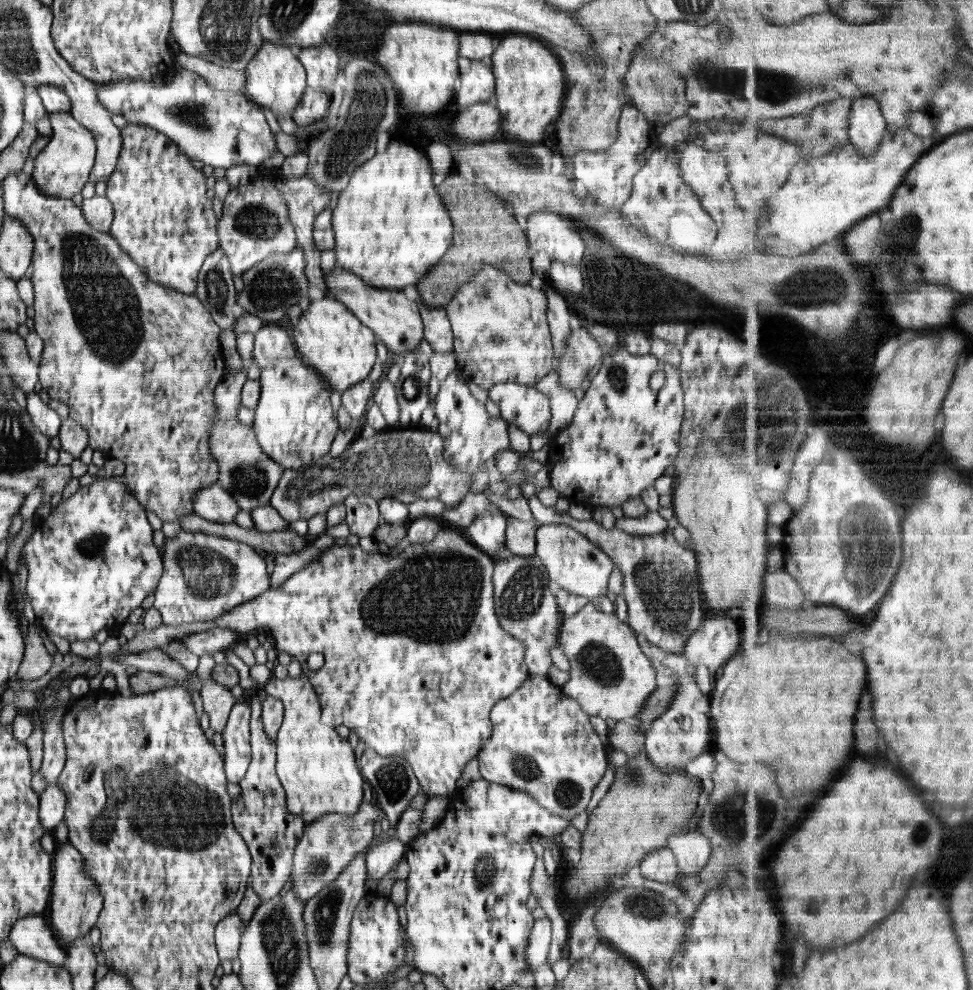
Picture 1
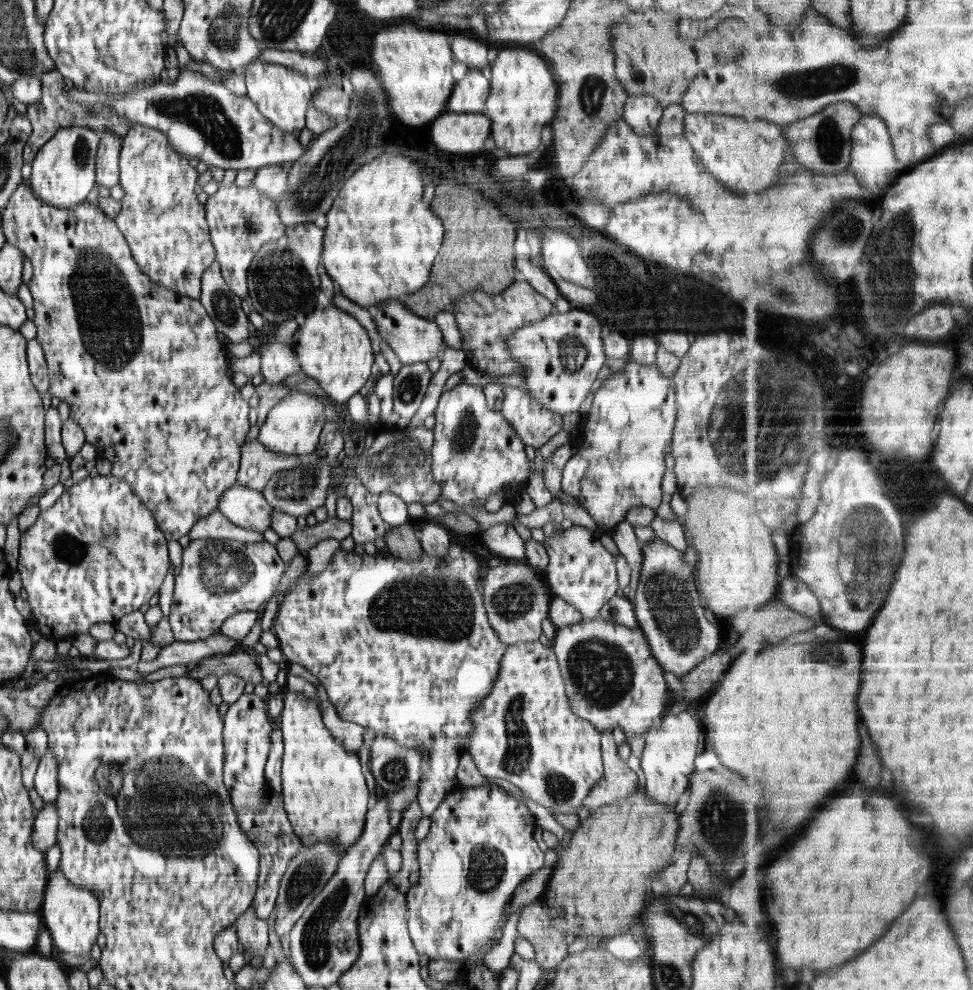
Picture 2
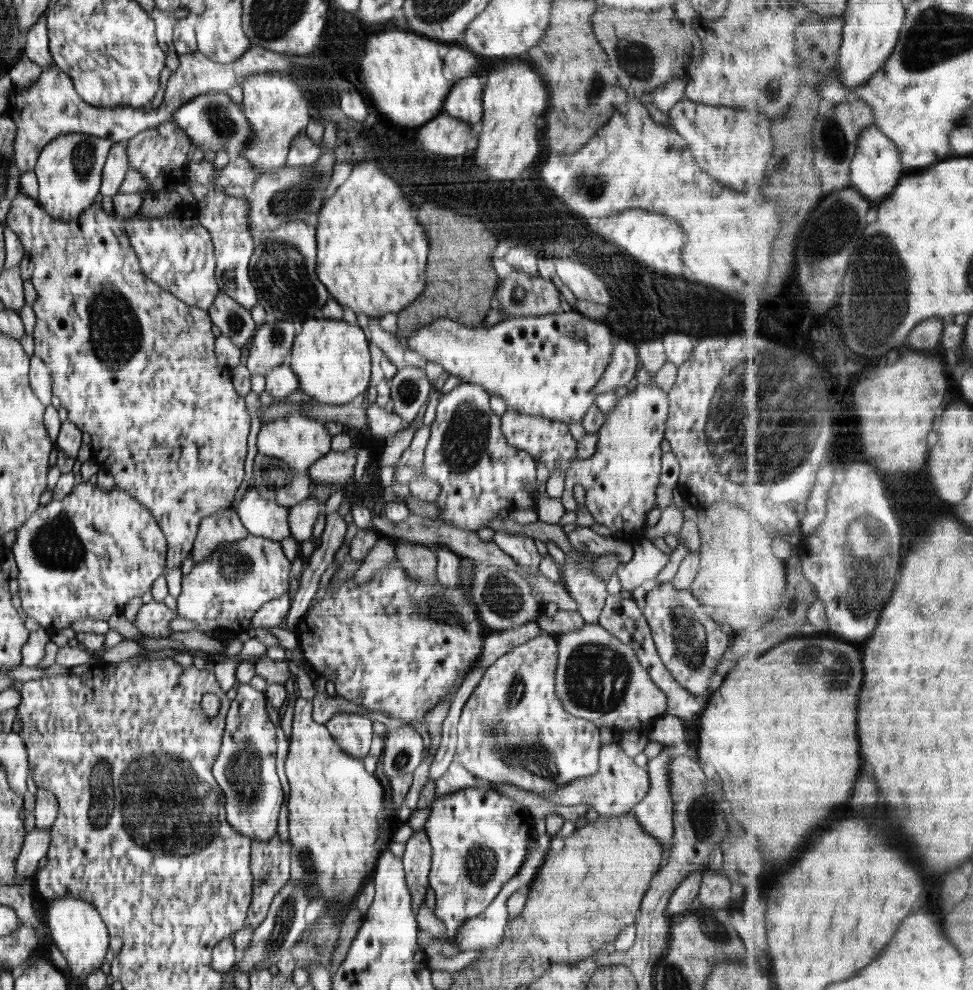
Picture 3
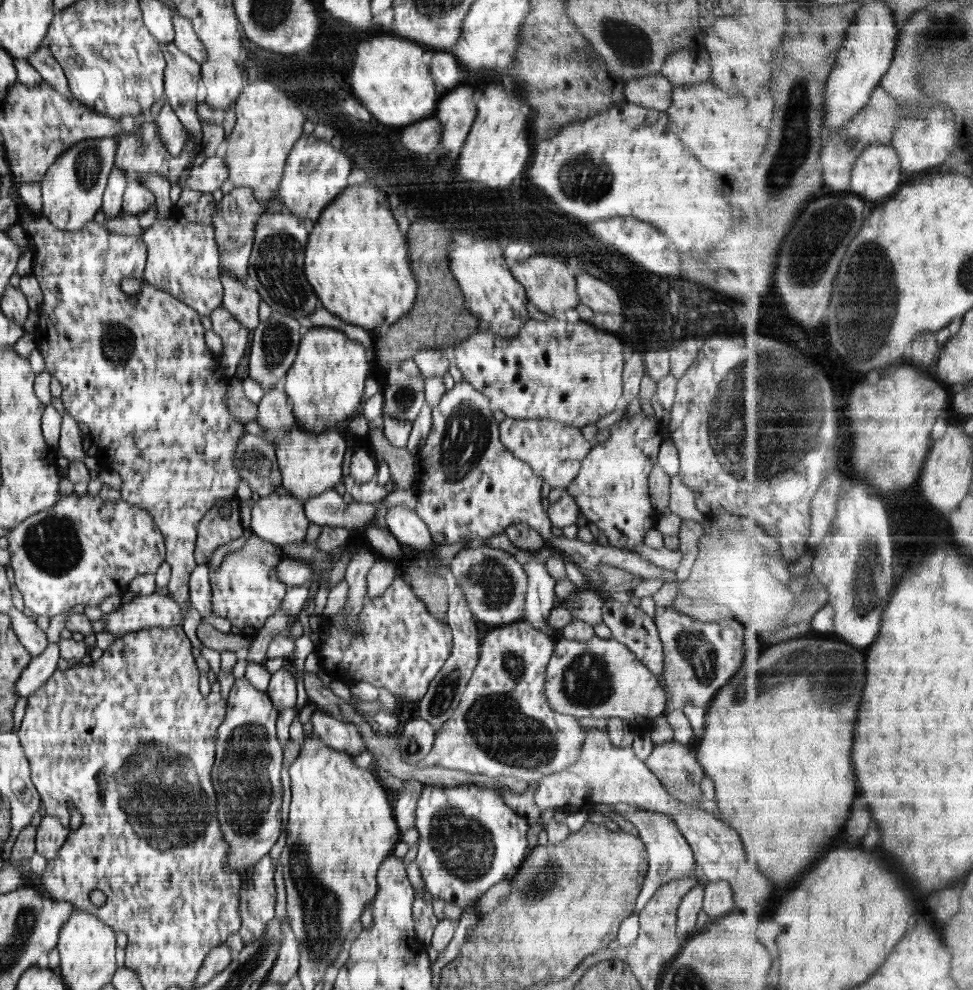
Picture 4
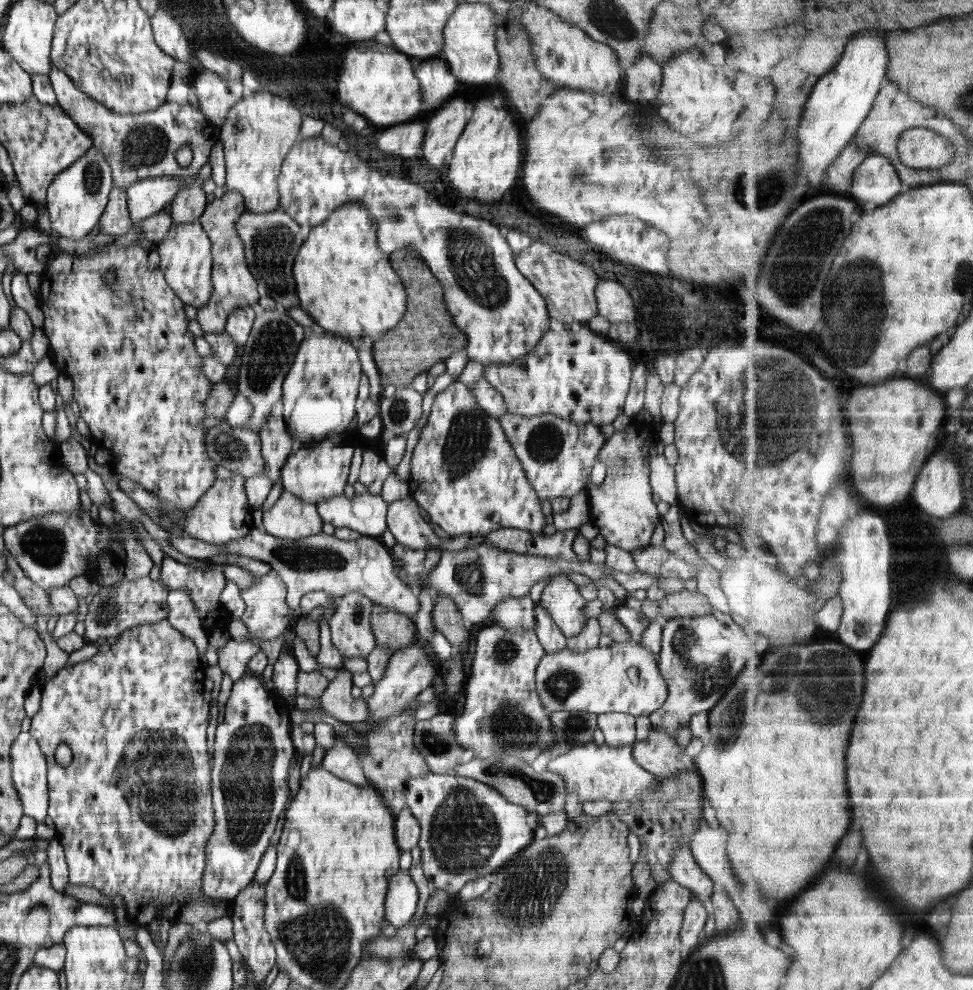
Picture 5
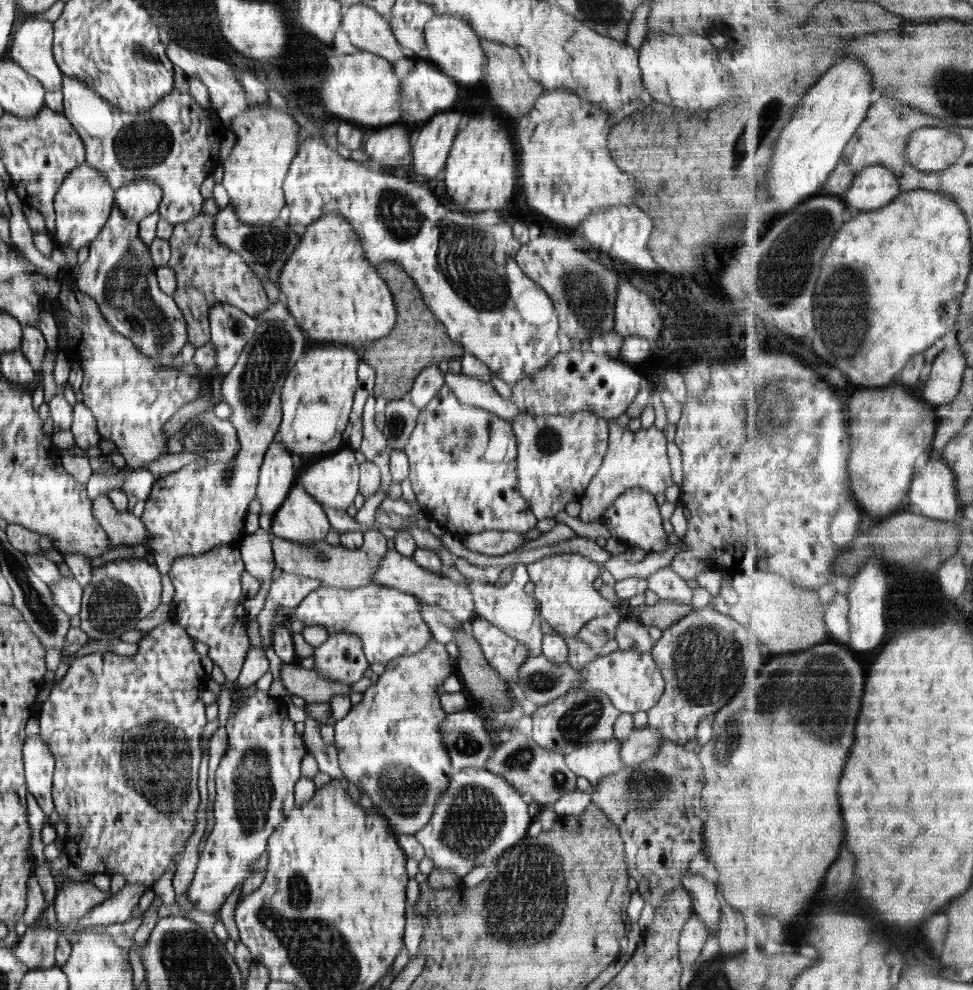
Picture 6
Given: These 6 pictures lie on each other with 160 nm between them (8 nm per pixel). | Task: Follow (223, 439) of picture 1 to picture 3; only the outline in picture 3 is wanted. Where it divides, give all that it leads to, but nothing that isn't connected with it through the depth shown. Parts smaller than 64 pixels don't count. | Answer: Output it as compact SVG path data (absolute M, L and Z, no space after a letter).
M357 450L330 451L316 460L309 468L310 480L316 483L338 485L342 490L350 488L354 479Z

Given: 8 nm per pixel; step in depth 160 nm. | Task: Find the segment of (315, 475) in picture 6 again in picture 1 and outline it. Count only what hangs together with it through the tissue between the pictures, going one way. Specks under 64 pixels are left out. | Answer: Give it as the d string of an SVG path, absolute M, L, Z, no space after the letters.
M300 356L270 362L262 368L261 372L260 398L254 416L253 429L264 454L285 469L300 468L328 455L336 432L341 430L336 420L337 416L334 416L334 410L332 410L328 385L313 369L303 363Z

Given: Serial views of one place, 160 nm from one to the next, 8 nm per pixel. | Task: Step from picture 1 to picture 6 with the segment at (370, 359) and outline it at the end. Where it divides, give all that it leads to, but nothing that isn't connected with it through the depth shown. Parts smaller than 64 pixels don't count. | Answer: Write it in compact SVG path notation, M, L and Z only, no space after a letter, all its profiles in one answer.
M312 346L304 352L304 356L296 362L288 374L281 391L282 422L276 433L276 440L291 454L298 454L304 464L316 457L327 456L339 449L342 432L349 423L352 411L354 392L359 387L357 380L358 365L362 362L361 352L352 350L351 346Z

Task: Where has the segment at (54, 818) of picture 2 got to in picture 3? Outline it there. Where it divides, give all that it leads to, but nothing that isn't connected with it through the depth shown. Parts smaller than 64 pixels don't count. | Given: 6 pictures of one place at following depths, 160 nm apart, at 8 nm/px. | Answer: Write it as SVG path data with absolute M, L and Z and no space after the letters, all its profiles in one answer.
M38 830L30 832L25 836L20 855L16 857L17 877L20 880L31 878L38 871L40 860L46 857L50 847L51 832L48 830Z

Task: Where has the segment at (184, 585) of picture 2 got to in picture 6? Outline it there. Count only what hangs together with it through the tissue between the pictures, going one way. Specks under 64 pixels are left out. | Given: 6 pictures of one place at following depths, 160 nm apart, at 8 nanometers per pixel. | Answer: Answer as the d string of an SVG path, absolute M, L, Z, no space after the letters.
M283 573L269 586L262 610L255 617L258 619L260 636L266 646L273 642L273 629L276 619L282 616L291 618L293 609L313 590L323 586L317 578L303 578L297 574Z

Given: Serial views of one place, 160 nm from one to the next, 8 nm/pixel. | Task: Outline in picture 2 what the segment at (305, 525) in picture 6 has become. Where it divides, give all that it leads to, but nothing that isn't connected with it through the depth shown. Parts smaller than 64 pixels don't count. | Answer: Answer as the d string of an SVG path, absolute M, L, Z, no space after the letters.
M241 485L228 488L220 495L217 509L237 527L261 532L271 529L271 512L274 510L263 493Z

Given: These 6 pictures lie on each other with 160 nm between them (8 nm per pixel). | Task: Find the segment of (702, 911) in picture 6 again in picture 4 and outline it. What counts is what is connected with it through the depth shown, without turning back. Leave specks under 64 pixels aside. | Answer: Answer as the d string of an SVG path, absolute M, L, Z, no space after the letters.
M621 803L609 805L617 813L624 812L626 819L636 827L640 835L639 838L646 848L646 854L649 860L649 869L647 870L643 888L640 890L638 898L636 898L636 906L633 910L634 914L639 914L644 906L646 906L647 900L650 900L650 897L656 893L656 890L660 886L668 884L668 882L686 880L686 878L688 880L694 878L694 882L698 884L704 882L688 842L684 839L684 836L679 832L676 824L674 824L674 821L672 821L672 818L668 814L637 809L636 807L624 808Z

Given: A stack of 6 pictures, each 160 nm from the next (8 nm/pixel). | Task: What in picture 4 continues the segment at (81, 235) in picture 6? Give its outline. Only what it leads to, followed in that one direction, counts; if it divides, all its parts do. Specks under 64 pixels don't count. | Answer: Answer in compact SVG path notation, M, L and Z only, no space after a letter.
M122 136L84 140L62 152L48 167L39 182L43 200L41 214L56 228L75 231L94 220L94 215L101 209L103 192L115 164L118 139L122 139Z

